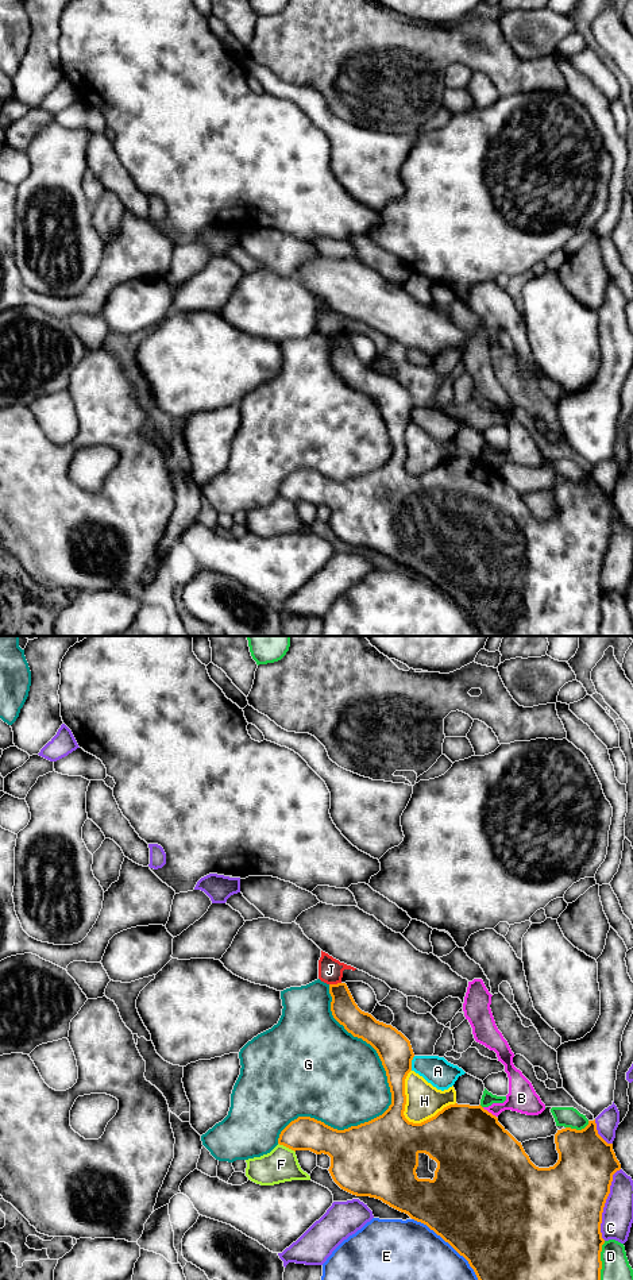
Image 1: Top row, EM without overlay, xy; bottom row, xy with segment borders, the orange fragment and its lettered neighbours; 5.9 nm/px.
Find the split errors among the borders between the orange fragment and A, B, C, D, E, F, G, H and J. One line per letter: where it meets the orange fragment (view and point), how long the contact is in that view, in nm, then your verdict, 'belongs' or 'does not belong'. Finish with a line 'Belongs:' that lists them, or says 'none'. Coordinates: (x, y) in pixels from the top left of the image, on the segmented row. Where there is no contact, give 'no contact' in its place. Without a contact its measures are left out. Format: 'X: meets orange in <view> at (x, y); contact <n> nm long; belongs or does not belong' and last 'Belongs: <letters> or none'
A: meets orange in xy at (410, 1063); contact 90 nm long; does not belong
B: meets orange in xy at (487, 1111); contact 110 nm long; does not belong
C: meets orange in xy at (603, 1205); contact 440 nm long; does not belong
D: meets orange in xy at (599, 1260); contact 240 nm long; does not belong
E: meets orange in xy at (448, 1242); contact 550 nm long; does not belong
F: meets orange in xy at (286, 1147); contact 120 nm long; does not belong
G: meets orange in xy at (392, 1101); contact 1000 nm long; does not belong
H: meets orange in xy at (408, 1121); contact 340 nm long; does not belong
J: meets orange in xy at (335, 984); contact 70 nm long; does not belong
Belongs: none

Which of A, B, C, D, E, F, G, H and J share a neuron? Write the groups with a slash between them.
A / B / C / D / E / F / G / H / J

